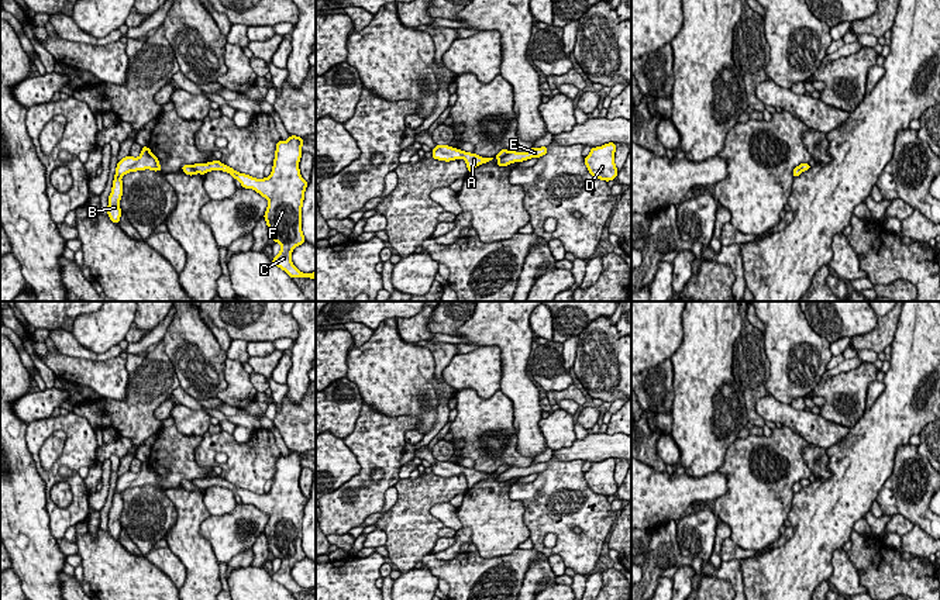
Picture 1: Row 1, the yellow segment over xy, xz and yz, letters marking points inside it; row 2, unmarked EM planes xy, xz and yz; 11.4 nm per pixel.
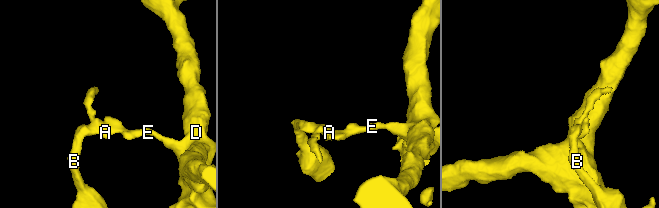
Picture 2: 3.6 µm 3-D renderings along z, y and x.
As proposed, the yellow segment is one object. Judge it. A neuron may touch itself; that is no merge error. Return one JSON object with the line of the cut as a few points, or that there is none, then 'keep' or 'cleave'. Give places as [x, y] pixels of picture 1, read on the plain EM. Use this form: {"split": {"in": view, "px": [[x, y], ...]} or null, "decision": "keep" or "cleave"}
{"split": {"in": "xz", "px": [[509, 466], [498, 473]]}, "decision": "cleave"}

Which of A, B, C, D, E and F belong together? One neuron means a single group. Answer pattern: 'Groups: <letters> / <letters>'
Groups: A B / C D E F

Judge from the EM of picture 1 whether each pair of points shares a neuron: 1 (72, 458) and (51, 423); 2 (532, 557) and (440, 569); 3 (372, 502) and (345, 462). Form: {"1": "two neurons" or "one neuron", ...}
{"1": "one neuron", "2": "one neuron", "3": "two neurons"}

